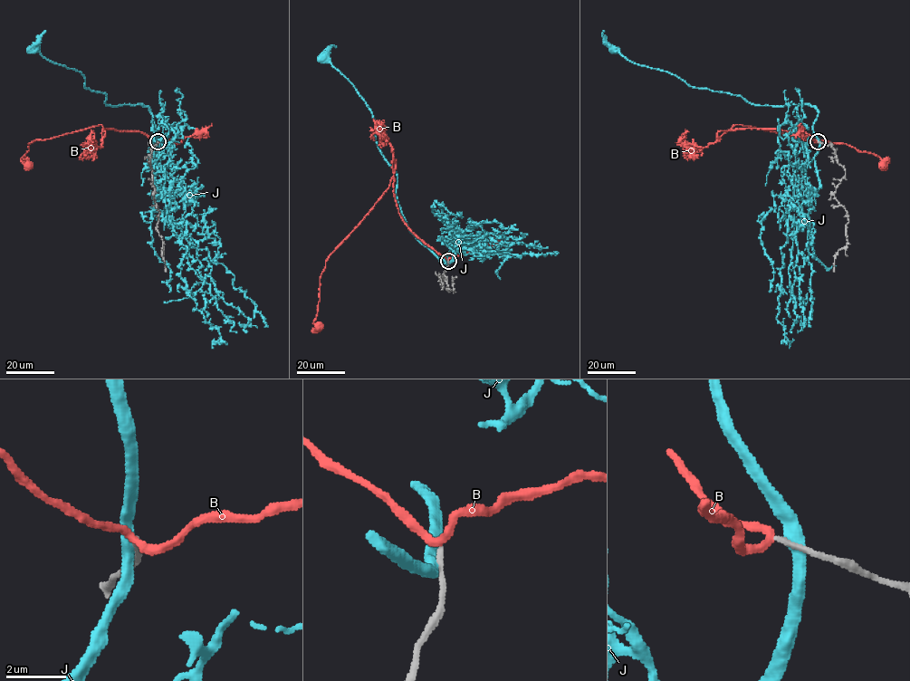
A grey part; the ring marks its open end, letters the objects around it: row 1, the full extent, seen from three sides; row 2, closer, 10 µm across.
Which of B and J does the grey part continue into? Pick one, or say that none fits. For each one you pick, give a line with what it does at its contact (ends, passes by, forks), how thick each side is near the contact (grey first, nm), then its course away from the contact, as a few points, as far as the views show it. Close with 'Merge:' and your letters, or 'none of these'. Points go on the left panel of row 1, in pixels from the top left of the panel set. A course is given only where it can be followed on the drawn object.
Merge: none of these

